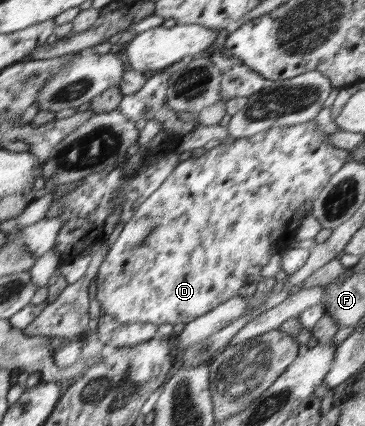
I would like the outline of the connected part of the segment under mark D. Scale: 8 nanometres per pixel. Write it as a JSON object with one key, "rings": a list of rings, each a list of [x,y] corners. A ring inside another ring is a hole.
{"rings":[[[307,121],[307,123],[299,123],[290,127],[275,125],[268,131],[256,134],[256,136],[239,138],[232,145],[221,144],[214,147],[214,149],[206,151],[202,157],[181,161],[171,175],[167,177],[165,183],[160,185],[159,189],[156,189],[146,201],[139,205],[135,215],[124,224],[116,242],[104,256],[95,277],[96,287],[98,288],[96,301],[100,303],[101,315],[110,314],[116,319],[116,322],[124,324],[136,322],[153,323],[158,326],[162,323],[187,324],[194,321],[196,317],[212,311],[220,303],[234,297],[240,291],[240,287],[258,282],[260,271],[270,261],[270,257],[276,255],[276,253],[283,254],[290,249],[290,244],[295,241],[294,235],[296,235],[298,227],[302,225],[302,220],[312,211],[314,200],[326,187],[332,175],[346,163],[348,151],[336,148],[328,142],[328,137],[330,135],[317,130],[316,121]]]}

